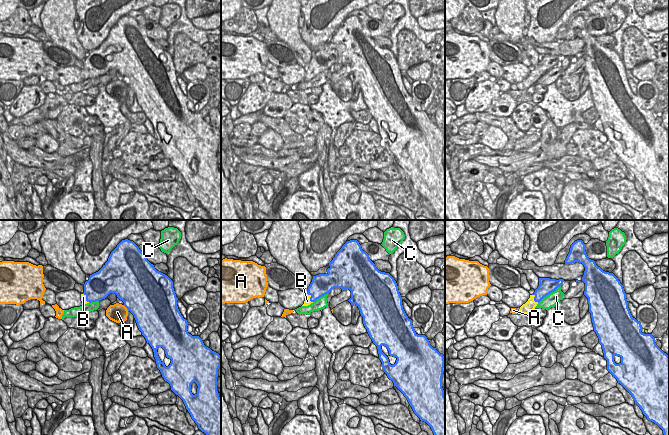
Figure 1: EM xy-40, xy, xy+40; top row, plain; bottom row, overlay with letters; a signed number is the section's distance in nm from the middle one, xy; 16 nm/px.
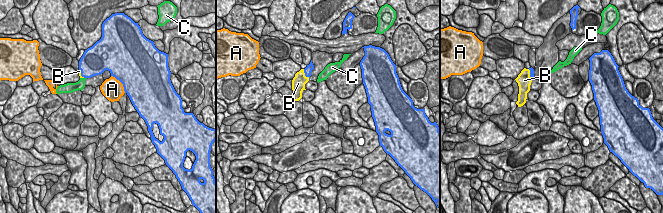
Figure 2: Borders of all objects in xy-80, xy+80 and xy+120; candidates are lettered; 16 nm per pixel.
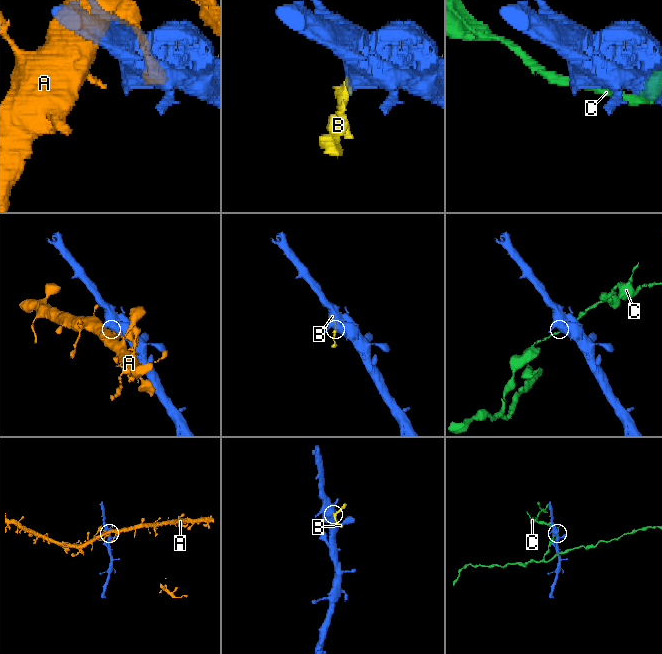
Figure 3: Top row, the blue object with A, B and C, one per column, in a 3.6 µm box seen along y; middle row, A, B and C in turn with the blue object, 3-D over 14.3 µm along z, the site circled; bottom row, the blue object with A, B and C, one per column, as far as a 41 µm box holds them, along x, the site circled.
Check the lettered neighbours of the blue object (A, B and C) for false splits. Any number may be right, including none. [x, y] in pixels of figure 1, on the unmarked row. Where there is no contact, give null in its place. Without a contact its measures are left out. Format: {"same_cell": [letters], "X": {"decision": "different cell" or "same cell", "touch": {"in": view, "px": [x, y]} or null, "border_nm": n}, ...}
{"same_cell": [], "A": {"decision": "different cell", "touch": {"in": "xy-40", "px": [126, 83]}, "border_nm": 130}, "B": {"decision": "different cell", "touch": {"in": "xy+40", "px": [534, 75]}, "border_nm": 180}, "C": {"decision": "different cell", "touch": {"in": "xy+40", "px": [549, 69]}, "border_nm": 480}}

